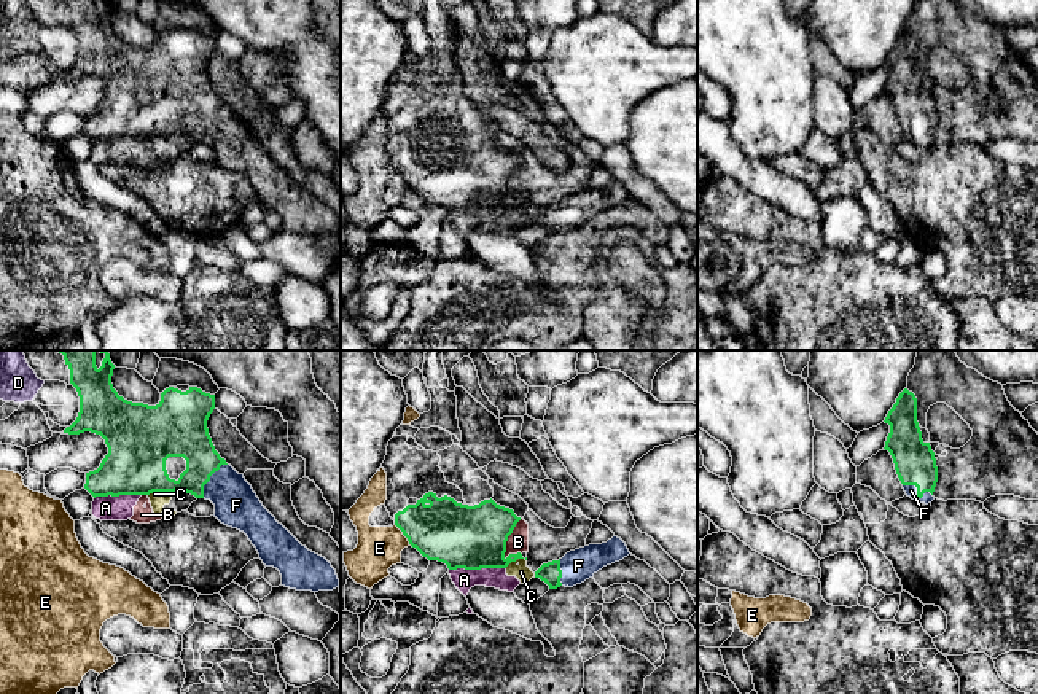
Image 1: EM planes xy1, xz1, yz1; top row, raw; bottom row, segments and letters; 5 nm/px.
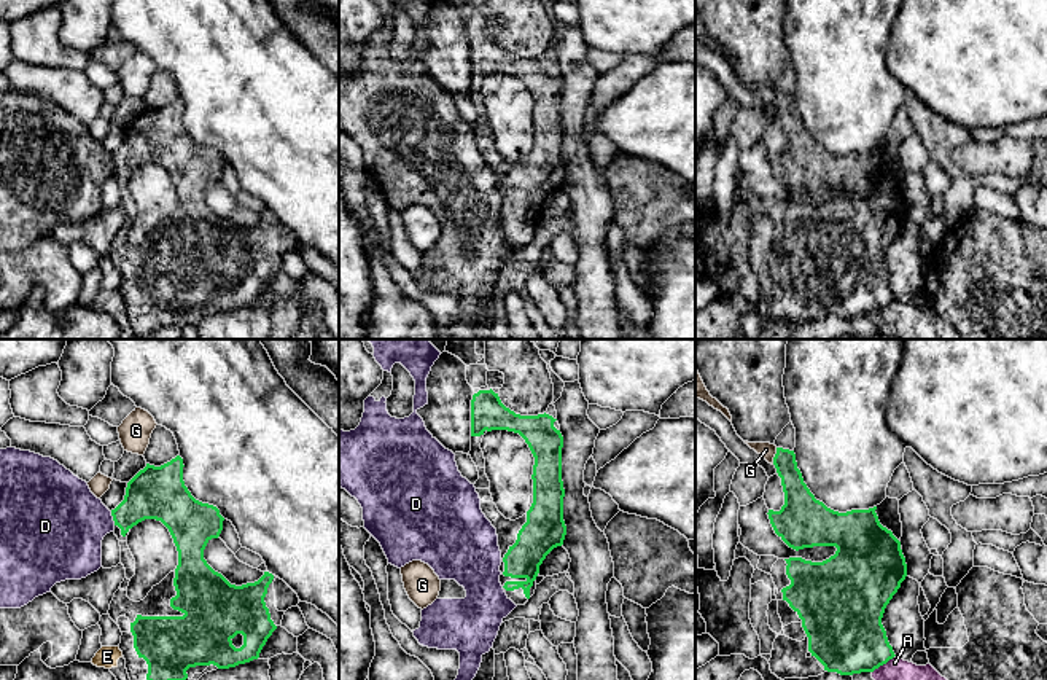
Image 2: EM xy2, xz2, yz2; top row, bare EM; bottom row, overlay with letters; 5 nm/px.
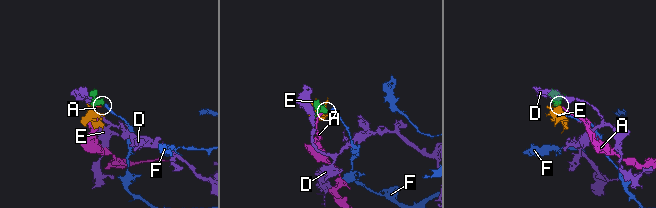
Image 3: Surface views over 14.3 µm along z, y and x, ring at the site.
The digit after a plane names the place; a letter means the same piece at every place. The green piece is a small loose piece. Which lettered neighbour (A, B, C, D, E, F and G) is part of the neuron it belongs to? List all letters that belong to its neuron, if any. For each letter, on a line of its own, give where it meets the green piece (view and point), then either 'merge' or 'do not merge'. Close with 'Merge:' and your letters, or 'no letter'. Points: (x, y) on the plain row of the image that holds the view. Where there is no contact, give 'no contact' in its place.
A: xz1 (476, 212) | do not merge
B: xz1 (507, 183) | do not merge
C: xz1 (515, 204) | do not merge
D: xy2 (113, 161) | do not merge
E: xz1 (403, 177) | do not merge
F: xy1 (209, 123) | merge
G: yz2 (775, 99) | do not merge
Merge: F

